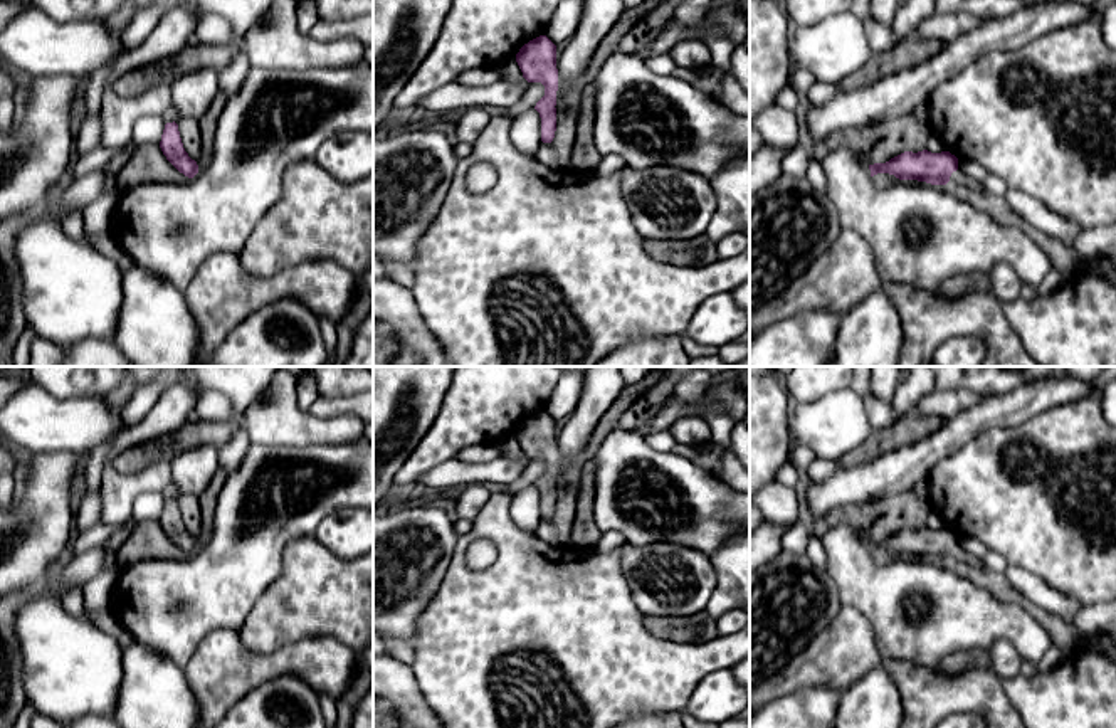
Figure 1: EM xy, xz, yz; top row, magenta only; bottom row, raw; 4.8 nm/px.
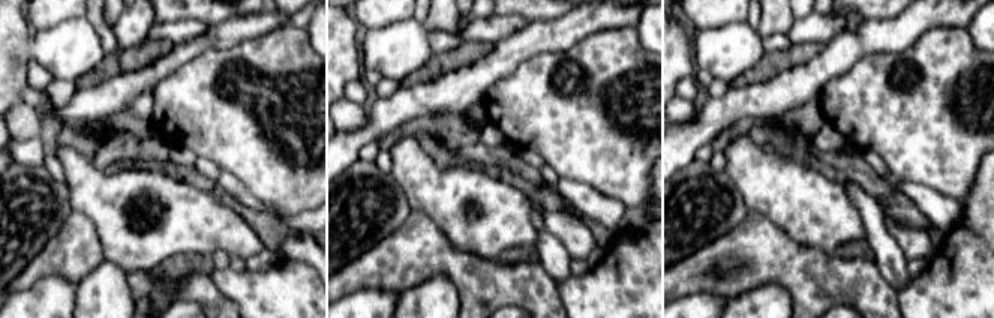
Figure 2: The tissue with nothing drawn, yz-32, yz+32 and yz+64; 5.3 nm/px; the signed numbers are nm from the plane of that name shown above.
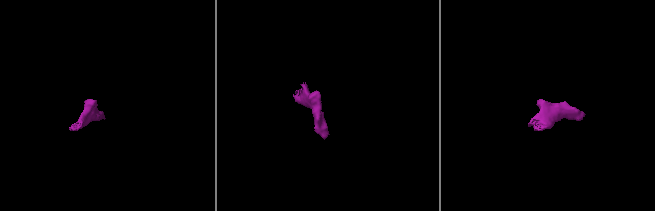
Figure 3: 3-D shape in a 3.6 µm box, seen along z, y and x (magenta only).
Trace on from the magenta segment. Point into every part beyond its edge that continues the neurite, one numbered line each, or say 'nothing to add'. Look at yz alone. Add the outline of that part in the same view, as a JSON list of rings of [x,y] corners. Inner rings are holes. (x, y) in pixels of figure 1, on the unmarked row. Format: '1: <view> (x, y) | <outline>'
1: yz (957, 553) | [[[960,546],[953,548],[951,553],[950,553],[950,562],[965,562],[968,563],[970,567],[973,567],[975,570],[983,570],[983,563],[982,563],[982,558],[976,558],[966,551],[963,551]]]

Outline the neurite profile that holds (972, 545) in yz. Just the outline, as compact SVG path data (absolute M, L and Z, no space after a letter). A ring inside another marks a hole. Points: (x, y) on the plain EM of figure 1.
M958 535L958 546L976 558L983 558L988 551L988 548L975 536Z

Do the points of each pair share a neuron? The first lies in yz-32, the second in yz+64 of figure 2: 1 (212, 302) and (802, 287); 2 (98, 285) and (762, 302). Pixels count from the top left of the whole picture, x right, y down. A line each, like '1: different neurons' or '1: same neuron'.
1: same neuron
2: same neuron

